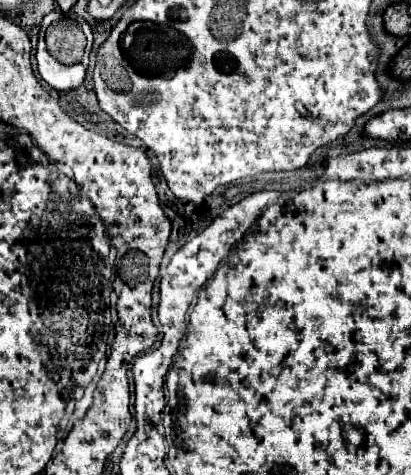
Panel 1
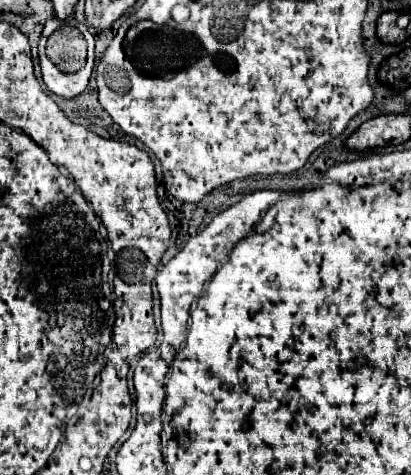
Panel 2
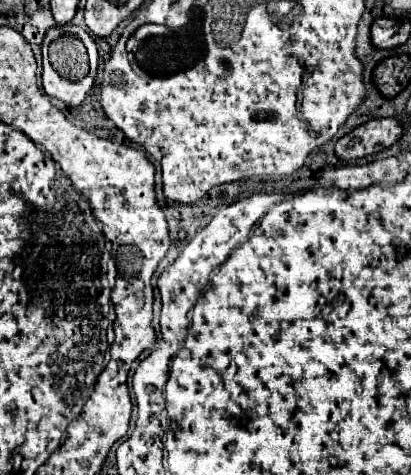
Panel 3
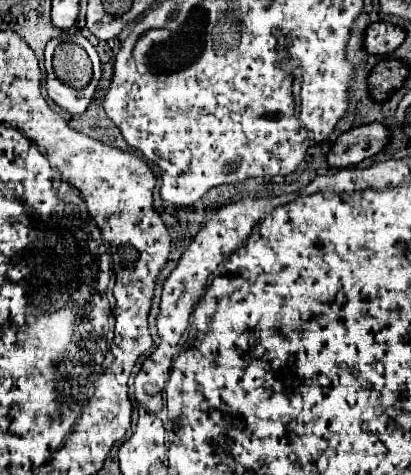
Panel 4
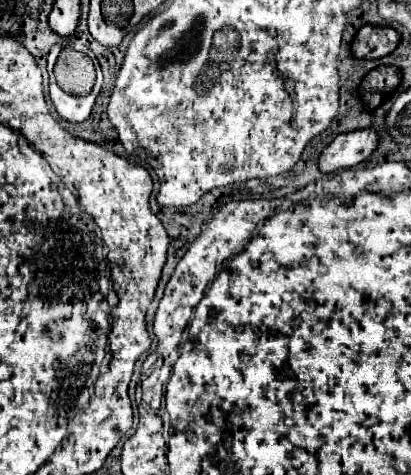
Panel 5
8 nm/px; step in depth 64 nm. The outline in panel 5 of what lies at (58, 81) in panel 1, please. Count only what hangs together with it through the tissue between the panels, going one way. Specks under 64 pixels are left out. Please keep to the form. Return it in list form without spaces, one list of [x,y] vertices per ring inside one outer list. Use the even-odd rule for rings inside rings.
[[[94,58],[94,66],[98,70],[98,80],[94,84],[94,90],[86,98],[76,98],[76,96],[70,96],[64,90],[60,90],[60,86],[54,82],[54,76],[50,74],[50,98],[52,98],[56,112],[62,120],[72,122],[72,124],[80,124],[90,116],[94,100],[102,90],[102,72],[100,72],[100,64],[96,62],[96,58]]]

